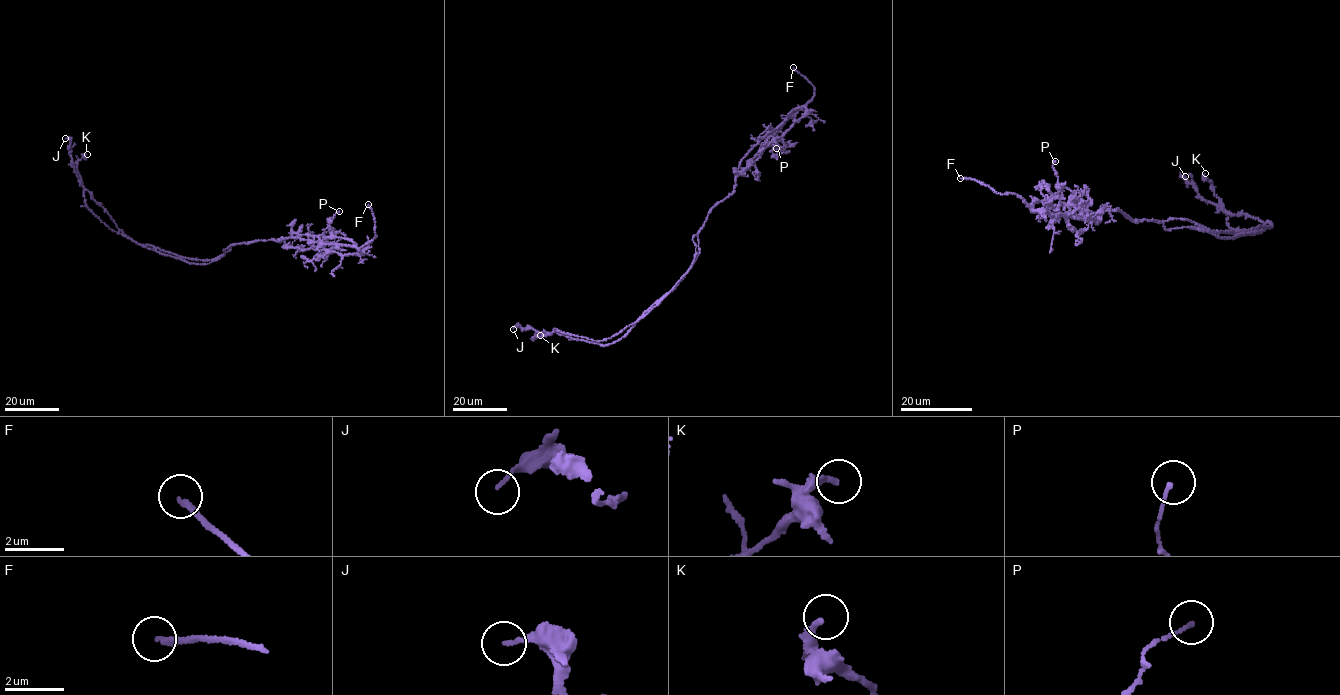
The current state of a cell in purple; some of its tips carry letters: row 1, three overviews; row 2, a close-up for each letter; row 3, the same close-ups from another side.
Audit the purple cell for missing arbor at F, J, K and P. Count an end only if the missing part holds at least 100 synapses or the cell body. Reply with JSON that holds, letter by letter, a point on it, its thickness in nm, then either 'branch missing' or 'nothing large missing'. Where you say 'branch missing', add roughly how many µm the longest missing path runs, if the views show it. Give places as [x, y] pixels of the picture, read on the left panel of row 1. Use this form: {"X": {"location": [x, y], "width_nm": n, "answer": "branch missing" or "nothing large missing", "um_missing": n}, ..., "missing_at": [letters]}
{"F": {"location": [368, 204], "width_nm": 200, "answer": "branch missing", "um_missing": 9}, "J": {"location": [65, 138], "width_nm": 120, "answer": "nothing large missing"}, "K": {"location": [87, 154], "width_nm": 180, "answer": "nothing large missing"}, "P": {"location": [339, 211], "width_nm": 110, "answer": "nothing large missing"}, "missing_at": ["F"]}

